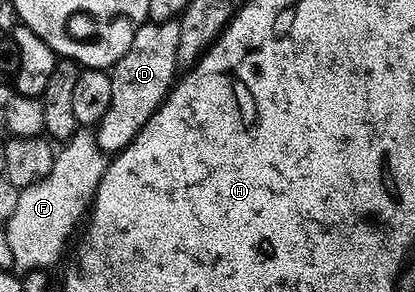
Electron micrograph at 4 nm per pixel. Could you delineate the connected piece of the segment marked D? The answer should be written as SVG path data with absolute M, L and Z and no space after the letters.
M165 20L163 24L147 22L140 26L132 46L109 69L112 82L112 102L104 118L96 126L98 145L107 154L117 154L127 148L136 138L138 131L152 118L152 114L162 105L172 85L174 71L180 68L178 47L180 46L180 26L178 20Z

